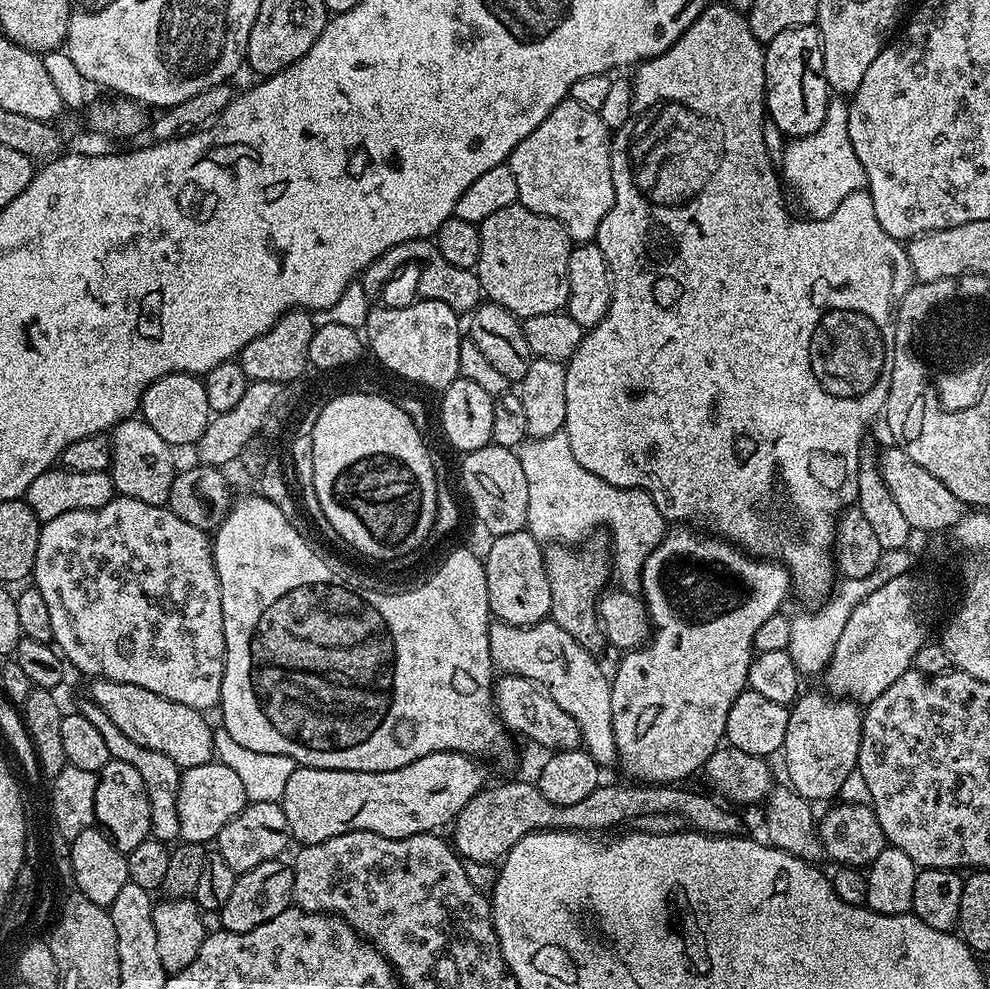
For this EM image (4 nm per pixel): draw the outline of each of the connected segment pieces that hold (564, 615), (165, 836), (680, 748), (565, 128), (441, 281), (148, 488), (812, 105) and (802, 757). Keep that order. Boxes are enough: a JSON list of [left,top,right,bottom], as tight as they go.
[[544,543,610,642],[78,702,181,845],[610,526,790,784],[506,98,614,242],[358,239,482,314],[110,418,178,505],[764,24,830,138],[782,690,864,802]]

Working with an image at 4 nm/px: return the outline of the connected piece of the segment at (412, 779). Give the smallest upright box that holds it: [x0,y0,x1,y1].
[278,752,485,846]

